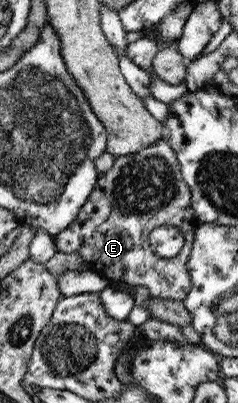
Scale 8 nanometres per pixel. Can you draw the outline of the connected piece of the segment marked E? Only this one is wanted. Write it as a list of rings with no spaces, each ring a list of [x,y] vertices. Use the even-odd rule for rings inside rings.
[[[164,135],[160,141],[156,141],[154,145],[146,147],[146,149],[140,149],[138,153],[114,157],[112,166],[97,177],[94,189],[76,214],[76,218],[65,229],[52,237],[54,251],[76,253],[76,255],[80,255],[80,259],[86,263],[90,271],[114,284],[146,287],[151,298],[160,299],[160,301],[165,299],[184,300],[191,286],[186,261],[188,261],[188,253],[194,240],[194,231],[200,225],[190,209],[190,199],[190,191],[181,179],[179,164]],[[160,226],[176,227],[184,237],[184,246],[172,259],[156,257],[148,246],[148,233]]]

